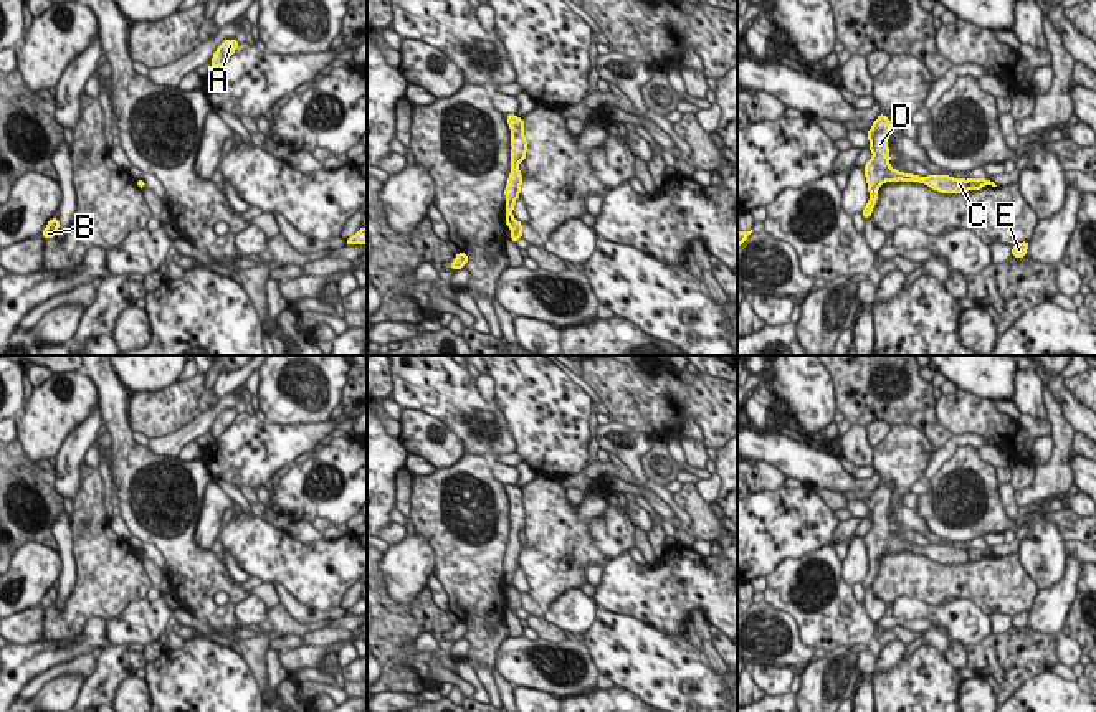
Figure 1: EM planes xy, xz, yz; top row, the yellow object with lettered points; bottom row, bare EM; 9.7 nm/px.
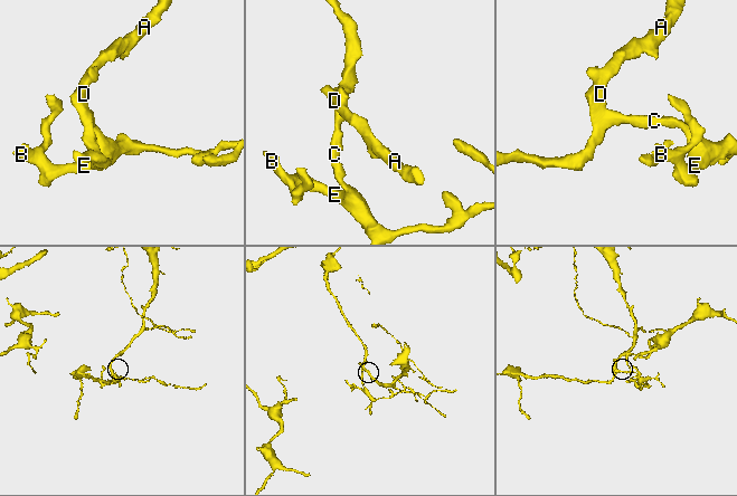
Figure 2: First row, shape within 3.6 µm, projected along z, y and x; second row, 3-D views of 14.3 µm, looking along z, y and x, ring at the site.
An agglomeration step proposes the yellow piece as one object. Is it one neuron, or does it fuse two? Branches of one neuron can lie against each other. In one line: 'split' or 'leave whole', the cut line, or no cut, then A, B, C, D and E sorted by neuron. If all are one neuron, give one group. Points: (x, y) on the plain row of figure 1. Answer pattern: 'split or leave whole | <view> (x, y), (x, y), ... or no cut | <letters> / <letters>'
split | yz (967, 550), (969, 559) | A C D / B E

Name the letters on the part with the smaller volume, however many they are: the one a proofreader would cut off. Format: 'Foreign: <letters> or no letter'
Foreign: B, E

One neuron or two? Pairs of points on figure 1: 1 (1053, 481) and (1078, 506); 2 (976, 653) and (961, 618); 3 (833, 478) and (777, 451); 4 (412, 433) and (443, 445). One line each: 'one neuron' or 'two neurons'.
1: two neurons
2: two neurons
3: one neuron
4: one neuron

